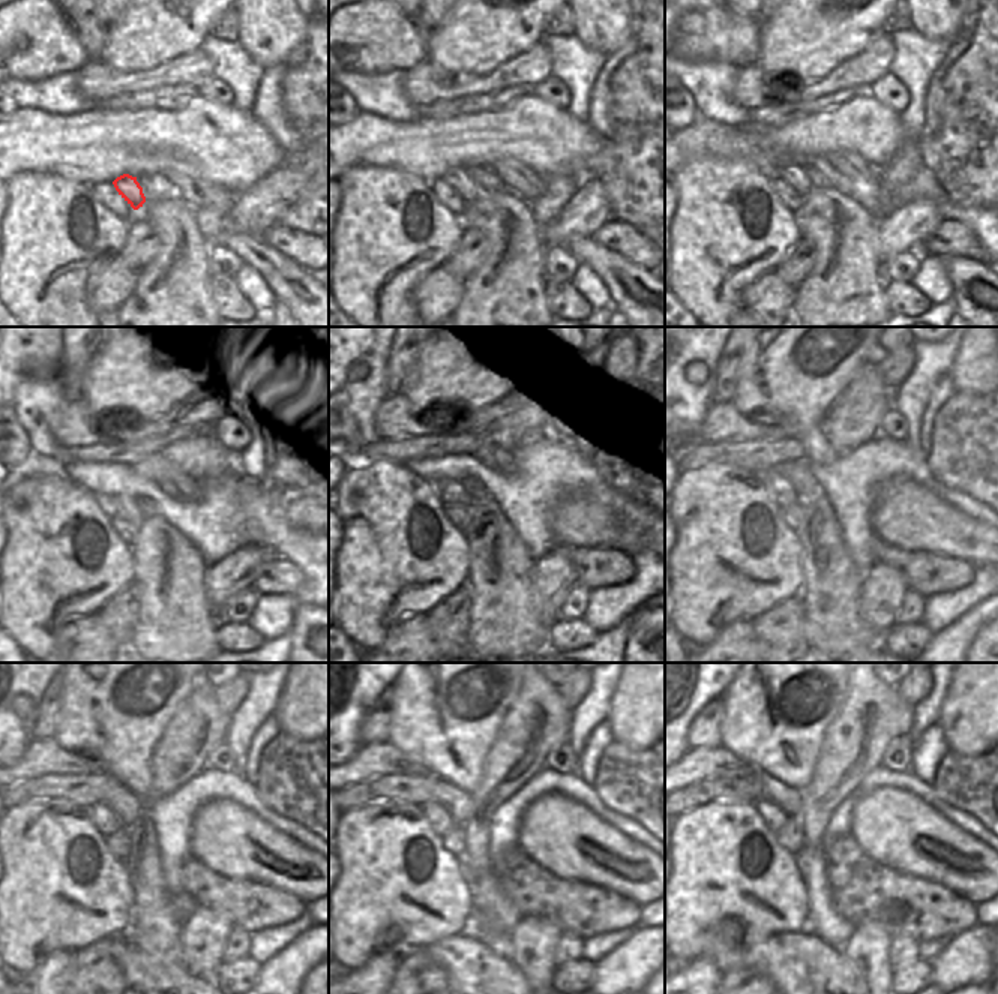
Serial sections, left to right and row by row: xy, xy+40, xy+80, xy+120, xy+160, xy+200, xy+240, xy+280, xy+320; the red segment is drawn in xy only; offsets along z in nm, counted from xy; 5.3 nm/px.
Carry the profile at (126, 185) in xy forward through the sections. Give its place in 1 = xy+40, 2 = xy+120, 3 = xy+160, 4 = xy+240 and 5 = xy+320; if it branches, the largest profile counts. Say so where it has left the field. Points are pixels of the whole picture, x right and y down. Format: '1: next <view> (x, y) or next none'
1: next xy+40 (458, 179)
2: next xy+120 (122, 505)
3: next xy+160 (449, 494)
4: next xy+240 (107, 825)
5: next xy+320 (773, 817)

